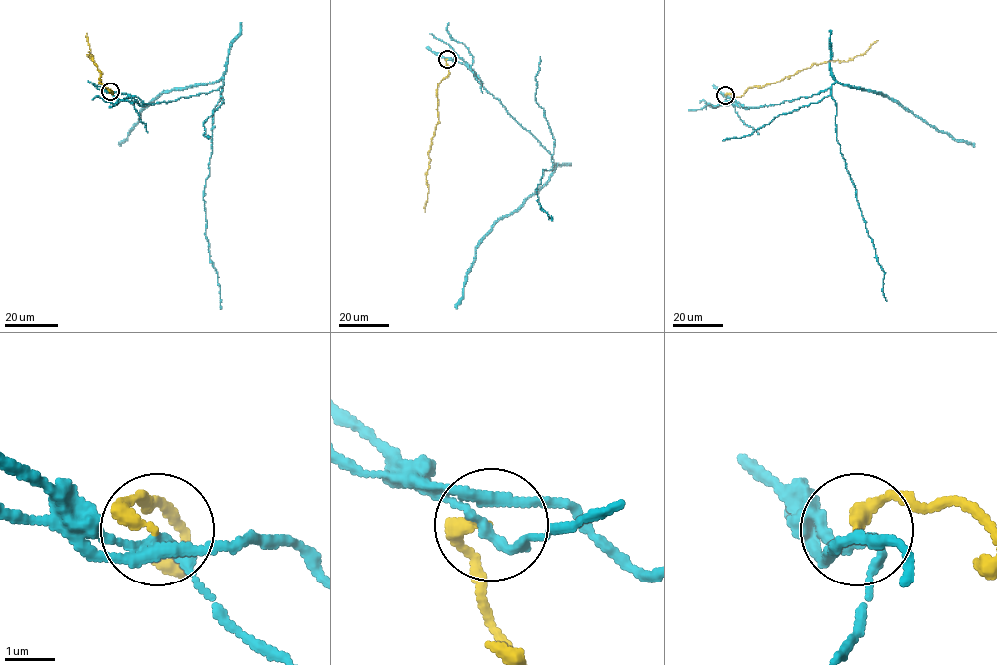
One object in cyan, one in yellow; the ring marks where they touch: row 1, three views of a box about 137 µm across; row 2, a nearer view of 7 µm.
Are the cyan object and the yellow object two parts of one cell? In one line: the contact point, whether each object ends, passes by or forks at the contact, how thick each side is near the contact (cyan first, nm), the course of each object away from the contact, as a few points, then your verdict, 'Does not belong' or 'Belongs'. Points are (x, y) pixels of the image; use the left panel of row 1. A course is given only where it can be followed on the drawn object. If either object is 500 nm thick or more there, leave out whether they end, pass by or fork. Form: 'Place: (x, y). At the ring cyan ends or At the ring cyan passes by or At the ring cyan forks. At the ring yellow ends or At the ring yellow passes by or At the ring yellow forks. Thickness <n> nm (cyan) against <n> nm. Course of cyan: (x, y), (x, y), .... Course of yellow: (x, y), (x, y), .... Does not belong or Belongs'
Place: (110, 91). At the ring cyan forks. At the ring yellow ends. Thickness 150 nm (cyan) against 280 nm. Course of cyan: (110, 91), (119, 100), (136, 96), (155, 104), (208, 93), (223, 84), (214, 110), (203, 200), (221, 308). Course of yellow: (110, 91), (99, 83), (101, 72), (90, 58), (92, 56), (87, 55), (90, 51), (87, 33). Does not belong

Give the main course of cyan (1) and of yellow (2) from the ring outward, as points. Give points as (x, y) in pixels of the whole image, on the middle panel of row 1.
1: (447, 59), (461, 57), (549, 153), (554, 164), (543, 170), (535, 190), (552, 220)
2: (447, 59), (449, 75), (437, 86), (438, 120), (428, 153), (425, 212)

